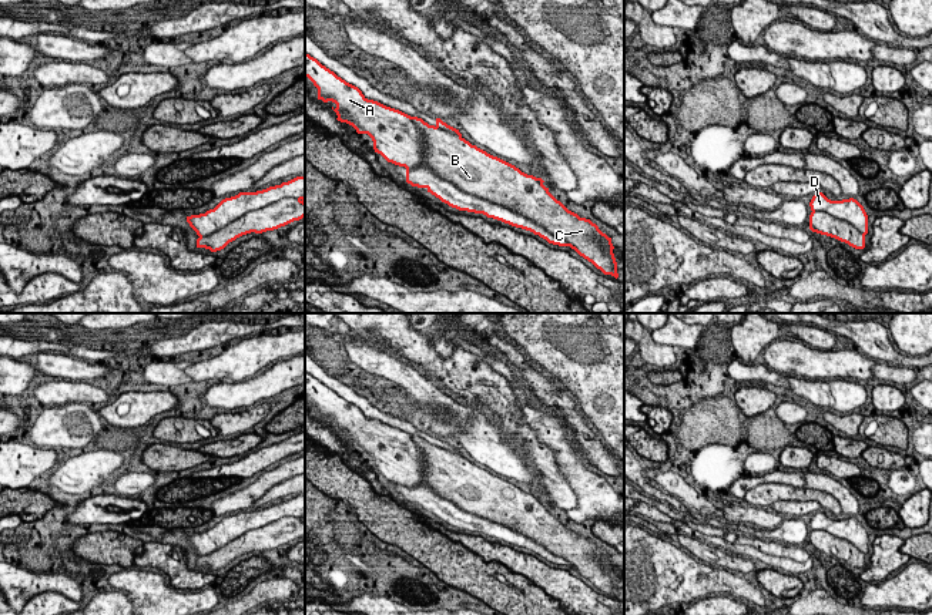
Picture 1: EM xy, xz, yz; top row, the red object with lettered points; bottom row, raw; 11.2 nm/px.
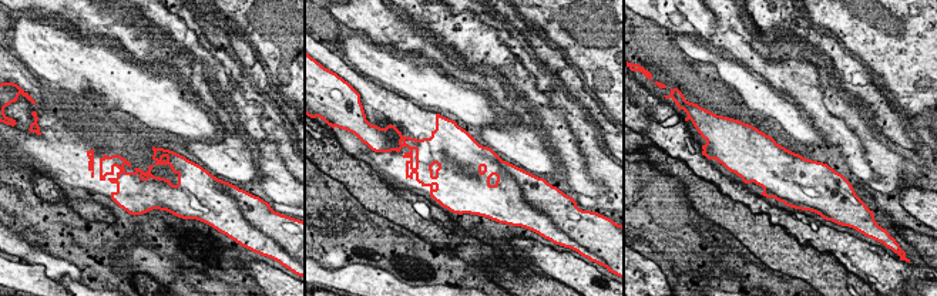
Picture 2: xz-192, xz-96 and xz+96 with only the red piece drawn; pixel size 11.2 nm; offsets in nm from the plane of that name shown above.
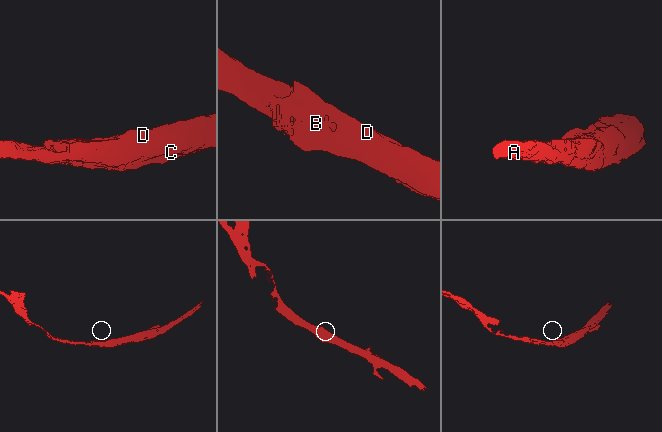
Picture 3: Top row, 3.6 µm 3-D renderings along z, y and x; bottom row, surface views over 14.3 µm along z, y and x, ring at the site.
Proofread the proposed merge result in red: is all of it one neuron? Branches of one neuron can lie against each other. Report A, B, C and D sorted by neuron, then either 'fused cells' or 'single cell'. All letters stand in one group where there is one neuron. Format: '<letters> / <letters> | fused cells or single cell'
A B C / D | fused cells

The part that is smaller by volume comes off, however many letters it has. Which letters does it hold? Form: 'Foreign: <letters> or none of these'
Foreign: D

